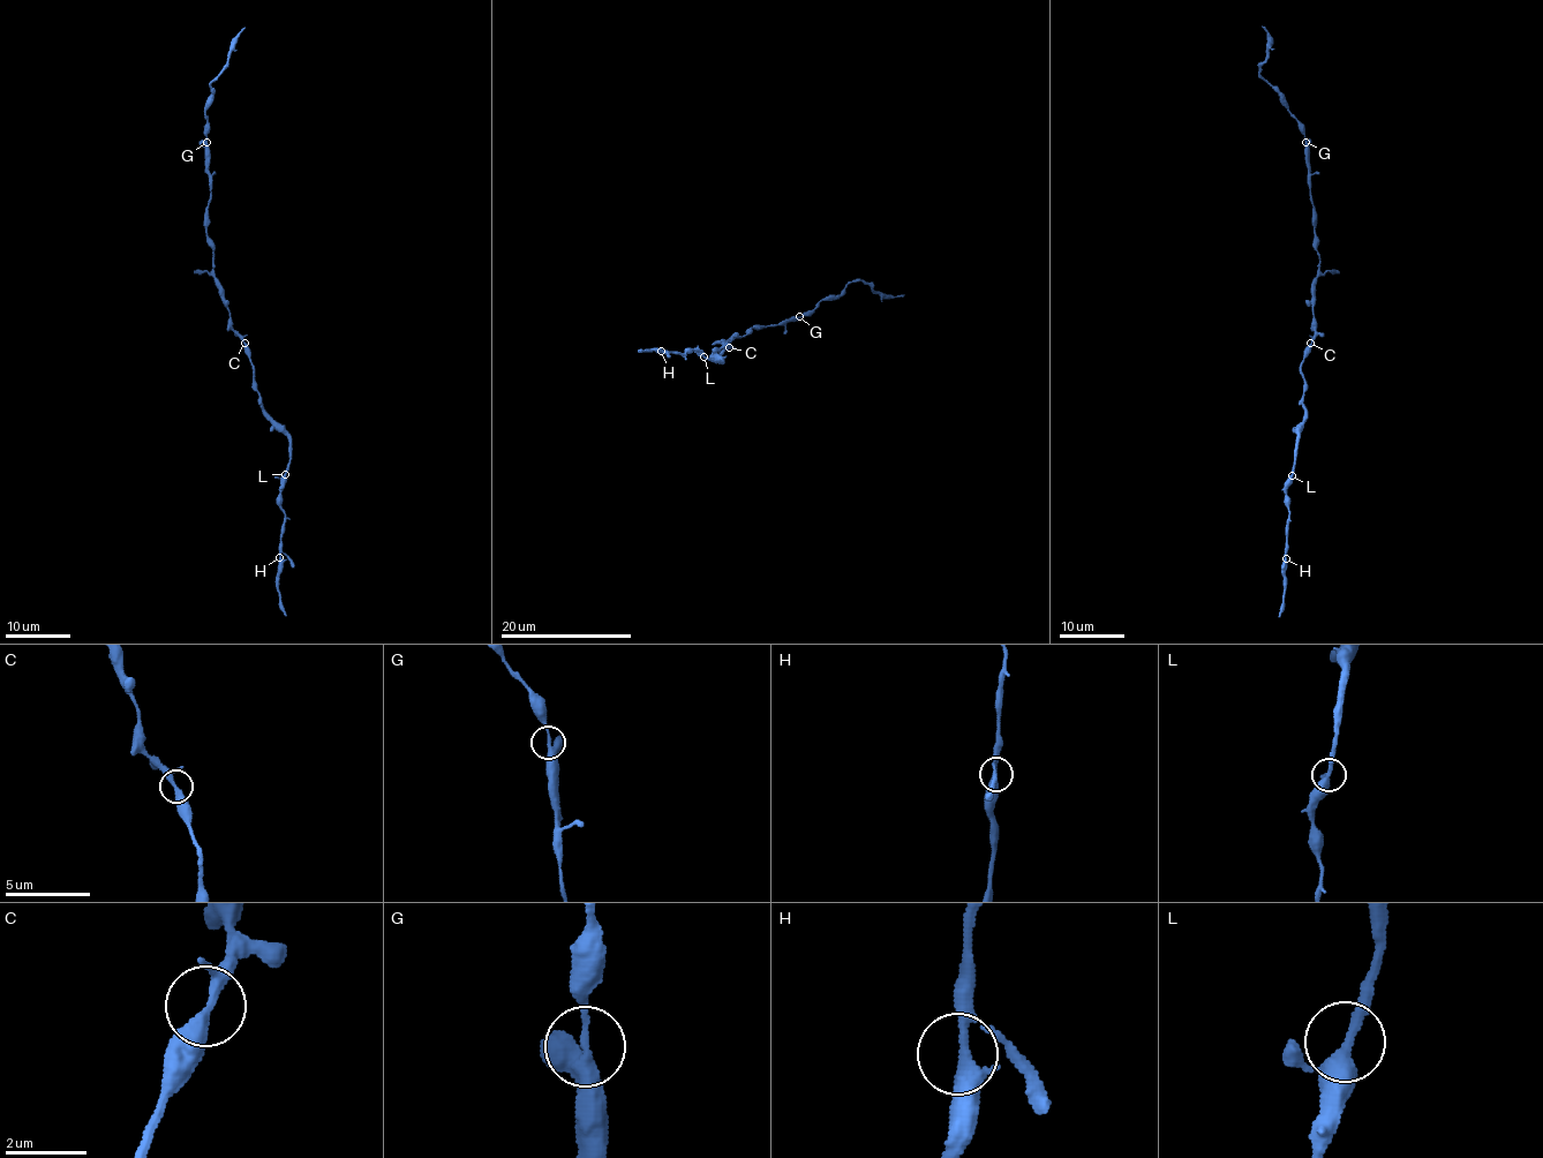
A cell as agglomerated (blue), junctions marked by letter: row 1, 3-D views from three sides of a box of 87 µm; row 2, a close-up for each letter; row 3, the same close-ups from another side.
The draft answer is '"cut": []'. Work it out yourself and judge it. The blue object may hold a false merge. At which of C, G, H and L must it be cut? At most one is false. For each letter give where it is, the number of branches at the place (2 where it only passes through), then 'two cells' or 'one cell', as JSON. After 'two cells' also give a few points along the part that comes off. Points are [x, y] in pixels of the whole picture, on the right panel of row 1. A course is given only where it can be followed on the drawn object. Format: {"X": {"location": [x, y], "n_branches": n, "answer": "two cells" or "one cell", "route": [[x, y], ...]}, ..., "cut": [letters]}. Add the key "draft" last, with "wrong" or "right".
{"C": {"location": [1310, 343], "n_branches": 3, "answer": "one cell"}, "G": {"location": [1306, 142], "n_branches": 3, "answer": "one cell"}, "H": {"location": [1286, 558], "n_branches": 3, "answer": "one cell"}, "L": {"location": [1292, 475], "n_branches": 3, "answer": "one cell"}, "cut": [], "draft": "right"}

